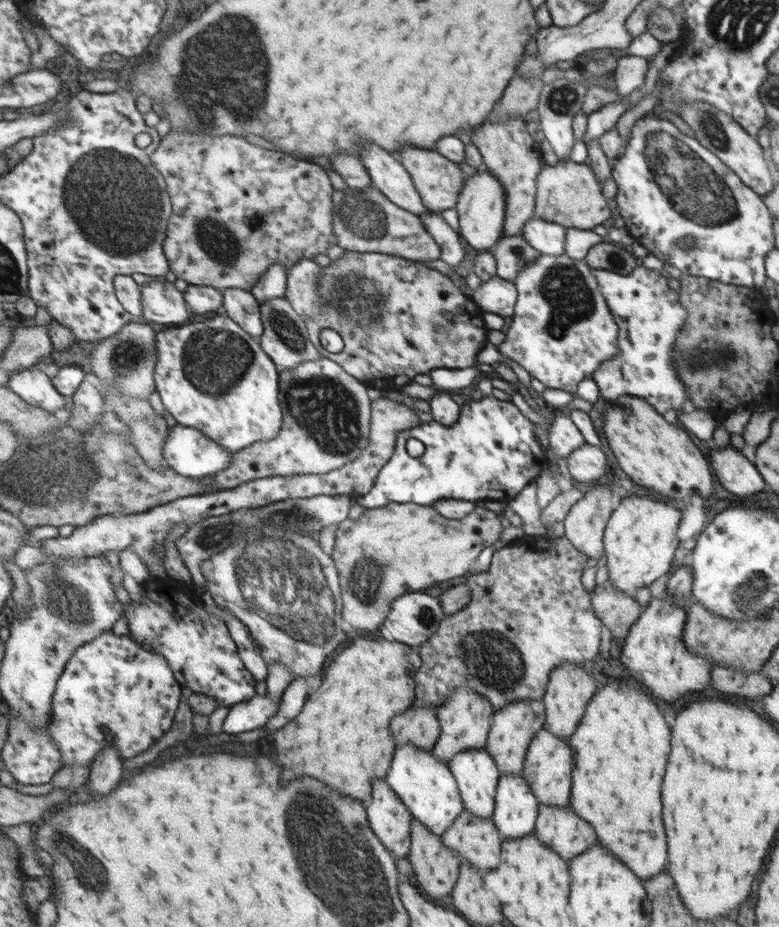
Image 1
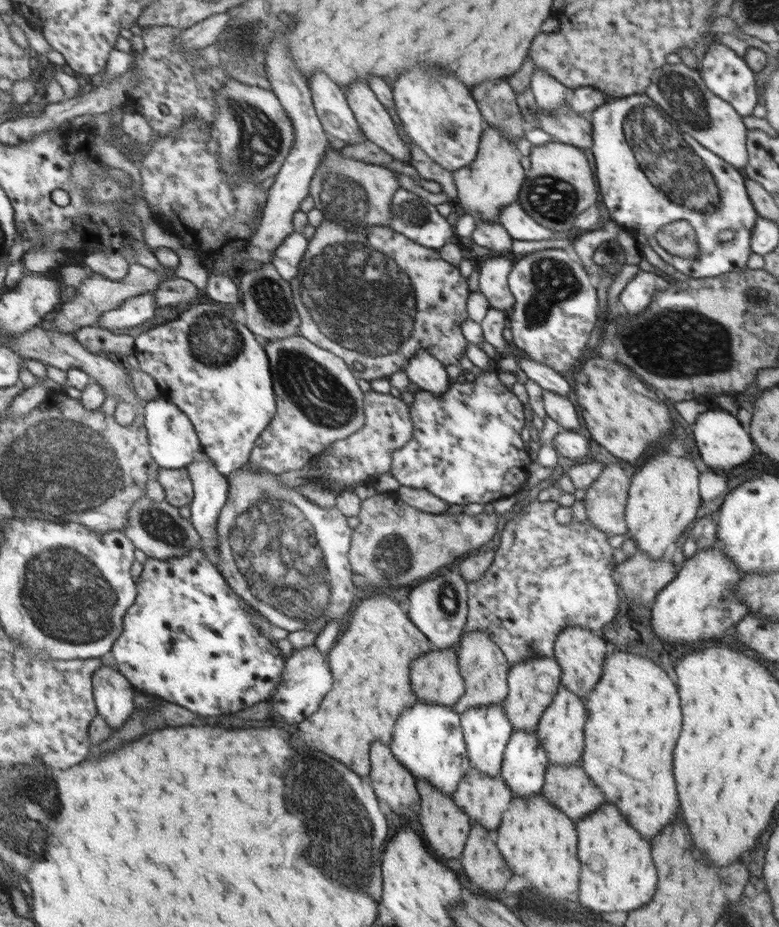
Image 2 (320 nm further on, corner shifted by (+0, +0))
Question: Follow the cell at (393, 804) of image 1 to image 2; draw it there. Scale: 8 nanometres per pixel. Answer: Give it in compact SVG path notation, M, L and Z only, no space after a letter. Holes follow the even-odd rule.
M377 742L371 748L372 786L376 795L383 799L403 820L417 817L421 807L421 796L411 772L394 755L390 744Z

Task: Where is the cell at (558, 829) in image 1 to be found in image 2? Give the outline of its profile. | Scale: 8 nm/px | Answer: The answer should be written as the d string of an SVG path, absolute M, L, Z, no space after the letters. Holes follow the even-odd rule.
M576 764L547 767L546 782L540 793L575 824L605 802L599 788Z

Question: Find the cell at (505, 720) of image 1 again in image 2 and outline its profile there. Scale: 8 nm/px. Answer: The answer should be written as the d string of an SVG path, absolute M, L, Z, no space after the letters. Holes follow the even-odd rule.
M538 656L510 665L506 683L509 685L506 698L502 700L504 713L508 716L513 731L521 729L533 733L538 726L539 717L551 702L559 686L559 664L556 658Z

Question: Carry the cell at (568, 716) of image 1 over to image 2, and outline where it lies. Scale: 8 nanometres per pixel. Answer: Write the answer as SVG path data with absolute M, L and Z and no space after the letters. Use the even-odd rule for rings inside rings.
M565 627L553 645L554 657L562 668L564 687L578 697L586 699L587 693L601 676L601 660L605 656L605 640L599 638L599 633L583 627Z

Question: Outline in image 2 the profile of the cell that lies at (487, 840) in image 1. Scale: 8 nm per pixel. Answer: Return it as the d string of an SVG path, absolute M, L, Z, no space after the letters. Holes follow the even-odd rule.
M471 765L459 779L452 796L455 804L470 817L471 824L475 822L489 832L495 832L499 827L501 814L508 809L513 797L500 774L487 776Z

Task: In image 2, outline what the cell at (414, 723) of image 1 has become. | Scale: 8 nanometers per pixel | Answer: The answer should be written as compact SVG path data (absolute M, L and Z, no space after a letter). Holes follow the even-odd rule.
M432 647L427 654L414 658L410 663L411 680L415 680L416 702L451 707L465 694L465 681L458 668L457 649Z

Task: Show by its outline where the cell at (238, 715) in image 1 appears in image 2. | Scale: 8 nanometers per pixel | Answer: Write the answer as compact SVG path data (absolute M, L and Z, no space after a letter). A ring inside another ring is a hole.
M317 645L306 646L301 650L294 650L292 655L286 659L284 678L278 690L271 694L272 698L267 700L272 705L275 724L299 724L313 716L327 692L333 688L333 674L331 674L330 660L325 656Z

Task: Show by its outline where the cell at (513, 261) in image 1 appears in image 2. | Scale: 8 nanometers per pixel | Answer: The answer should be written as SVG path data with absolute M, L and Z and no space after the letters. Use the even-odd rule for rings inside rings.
M477 221L474 224L474 229L472 230L471 240L477 244L477 246L483 246L487 248L489 252L497 252L497 255L509 255L509 250L511 246L511 237L507 234L507 231L497 222L497 221Z

